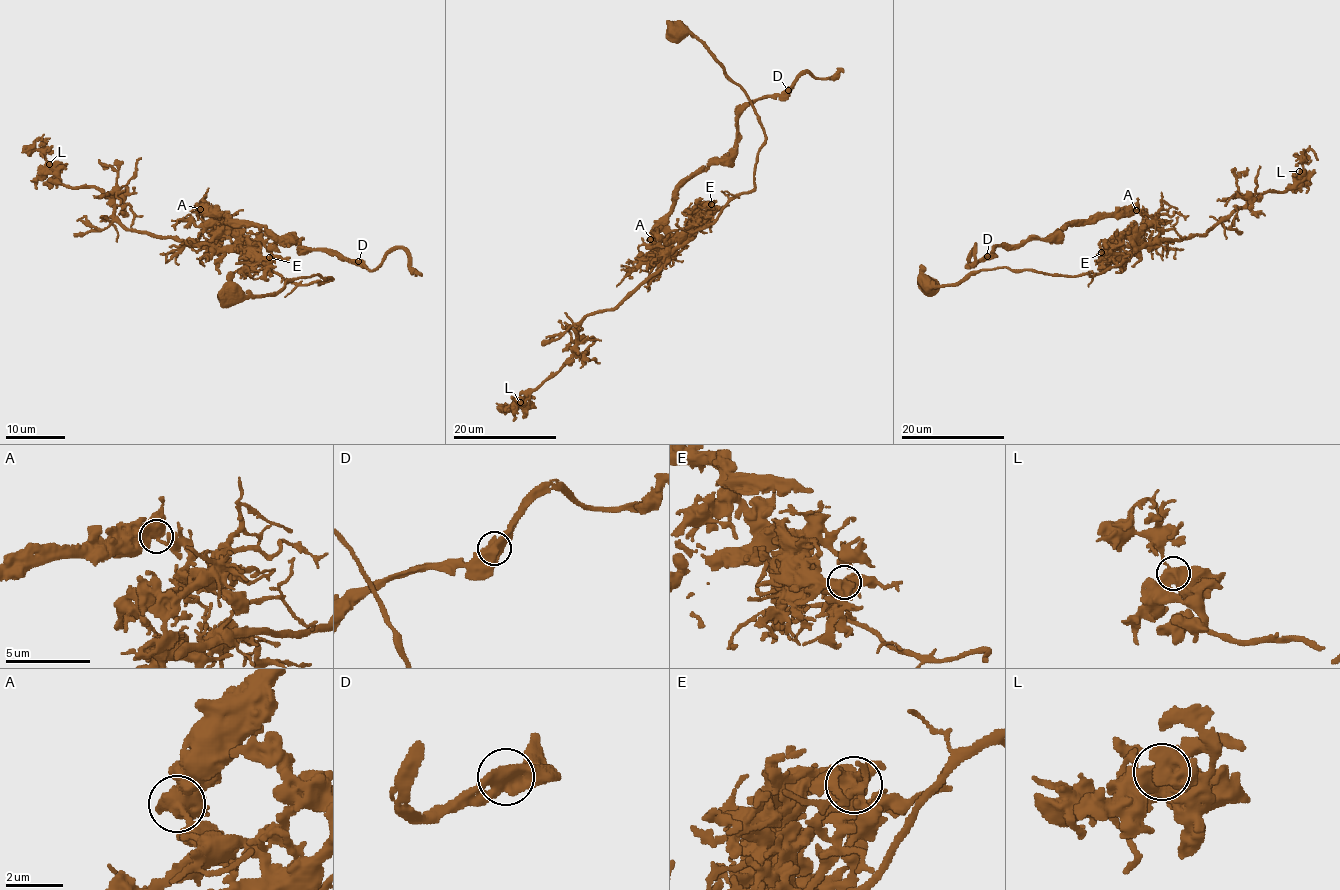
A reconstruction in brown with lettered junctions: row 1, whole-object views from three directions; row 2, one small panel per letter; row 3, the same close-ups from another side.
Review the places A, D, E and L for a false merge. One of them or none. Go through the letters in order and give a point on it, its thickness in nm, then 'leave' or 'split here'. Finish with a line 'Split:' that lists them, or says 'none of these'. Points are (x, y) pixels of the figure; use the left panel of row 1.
A: (200, 209) | 600 nm | split here
D: (358, 261) | 700 nm | leave
E: (269, 257) | 550 nm | leave
L: (49, 164) | 600 nm | leave
Split: A

